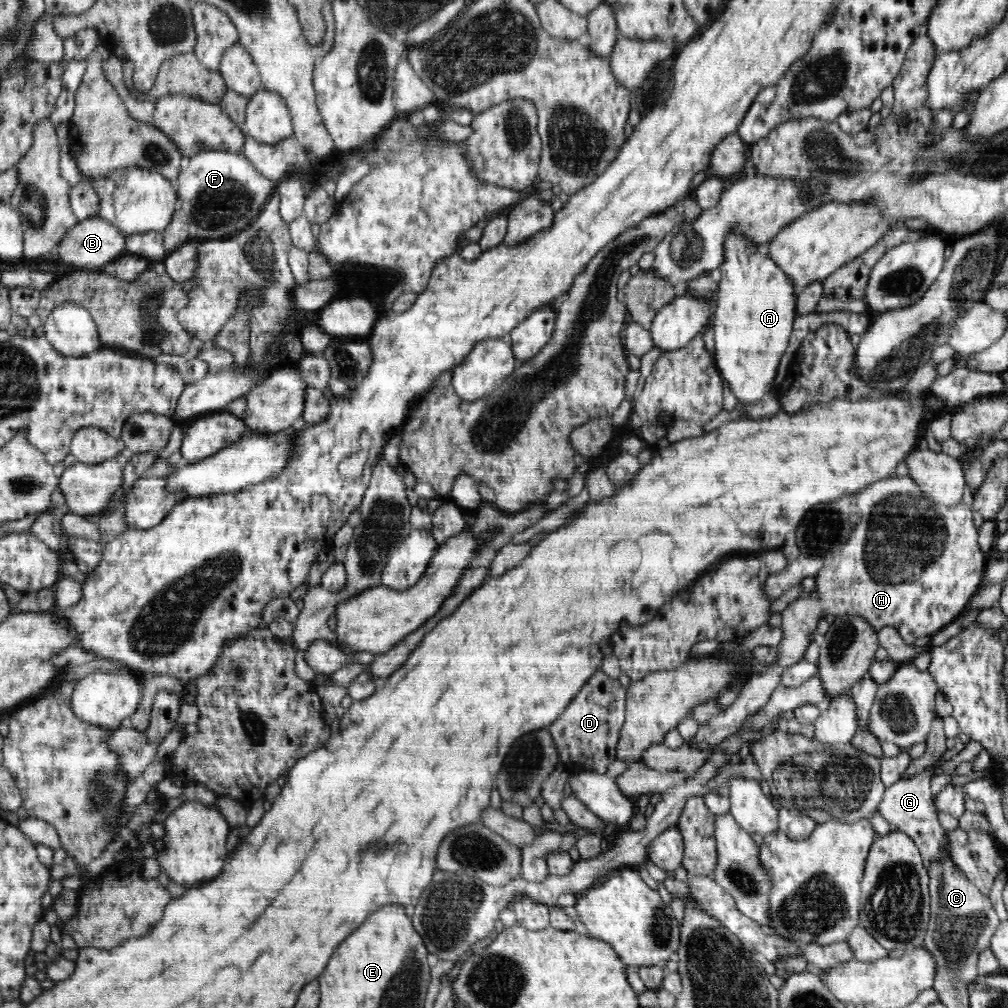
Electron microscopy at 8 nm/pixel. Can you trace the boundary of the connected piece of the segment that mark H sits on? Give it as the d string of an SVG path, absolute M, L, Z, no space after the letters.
M890 474L890 476L883 478L882 480L872 483L871 486L863 488L862 492L856 494L856 498L857 505L861 510L860 522L858 522L854 527L854 530L851 532L851 537L841 546L841 549L835 551L834 556L828 560L828 564L826 563L825 567L822 567L821 571L814 577L816 591L810 593L803 591L796 600L791 602L781 612L783 618L781 629L783 633L782 642L776 647L776 662L772 662L766 666L758 676L752 676L752 679L748 680L748 683L743 687L742 693L738 694L736 701L728 707L724 713L719 713L708 723L699 726L698 732L690 740L693 745L687 745L690 749L698 749L701 751L715 747L720 741L723 741L726 737L729 737L740 727L744 726L743 721L747 716L752 715L753 713L756 714L758 710L766 706L768 700L770 700L774 693L774 690L782 684L781 677L785 674L785 671L790 669L792 666L803 662L804 654L817 634L816 626L818 626L818 618L824 618L826 614L831 614L832 616L840 616L840 613L855 613L856 616L859 614L860 616L863 616L865 620L871 624L871 627L875 628L875 630L879 631L880 628L884 628L884 626L893 626L898 631L898 635L902 637L902 641L904 641L905 644L917 648L917 650L920 651L924 648L921 644L928 644L929 639L936 635L938 630L942 630L946 624L950 624L954 618L958 618L958 616L966 610L970 598L976 594L977 590L982 585L983 571L986 567L986 553L983 552L978 545L978 528L976 528L974 521L972 521L973 510L969 498L950 506L938 504L926 497L926 495L920 491L920 487L916 486L913 480L908 478L908 475L905 477L898 477L896 474Z

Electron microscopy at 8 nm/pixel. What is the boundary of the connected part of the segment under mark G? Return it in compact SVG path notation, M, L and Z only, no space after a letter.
M958 747L946 749L936 764L928 767L928 770L918 772L918 774L914 774L908 780L898 780L890 787L886 787L882 800L877 807L877 813L884 820L887 820L893 829L899 829L900 832L907 834L914 841L925 864L932 861L940 861L941 863L941 858L946 855L946 849L943 846L945 830L938 821L938 811L933 803L932 792L929 786L930 781L937 770L936 765L942 764L944 760L952 760L952 757L957 752Z

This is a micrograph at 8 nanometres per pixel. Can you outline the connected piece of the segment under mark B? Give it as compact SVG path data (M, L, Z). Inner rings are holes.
M96 216L74 225L58 245L58 254L62 254L66 261L68 258L74 260L74 266L79 270L100 270L100 267L107 262L113 262L117 257L124 255L125 238L125 235L116 226Z

